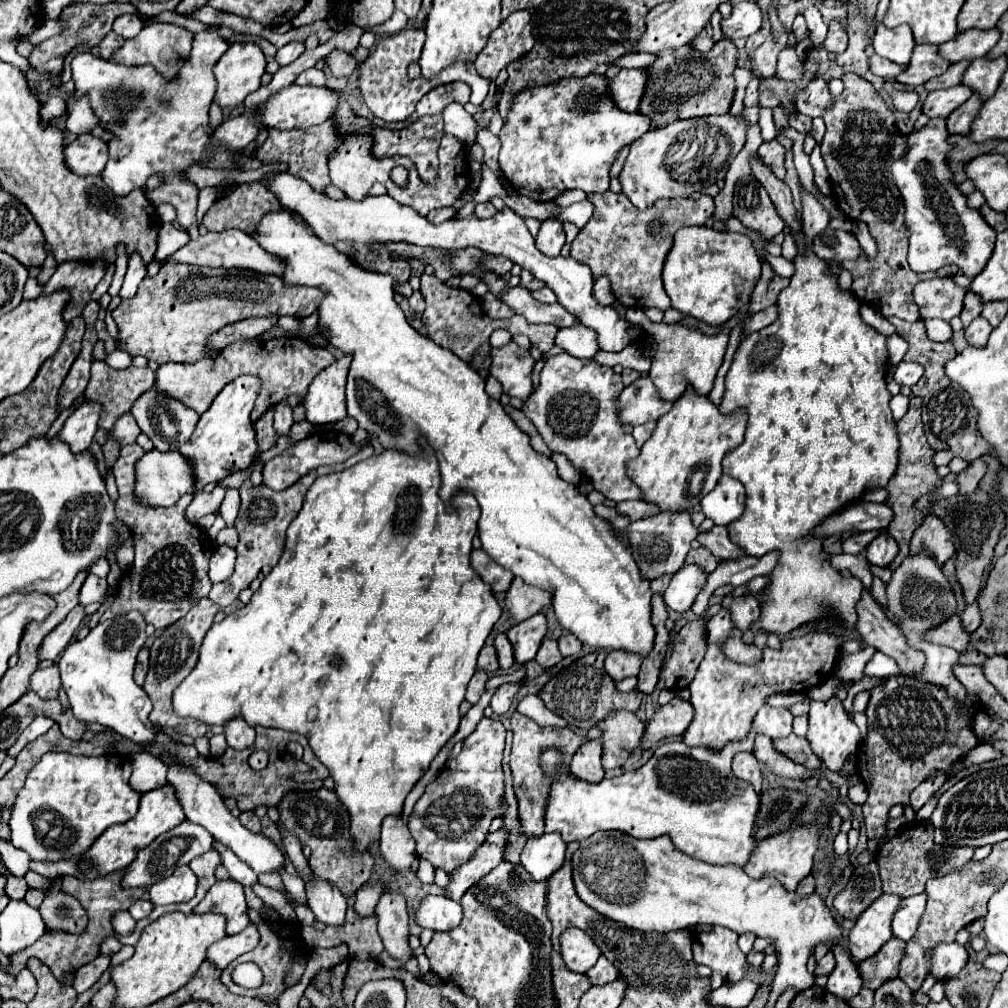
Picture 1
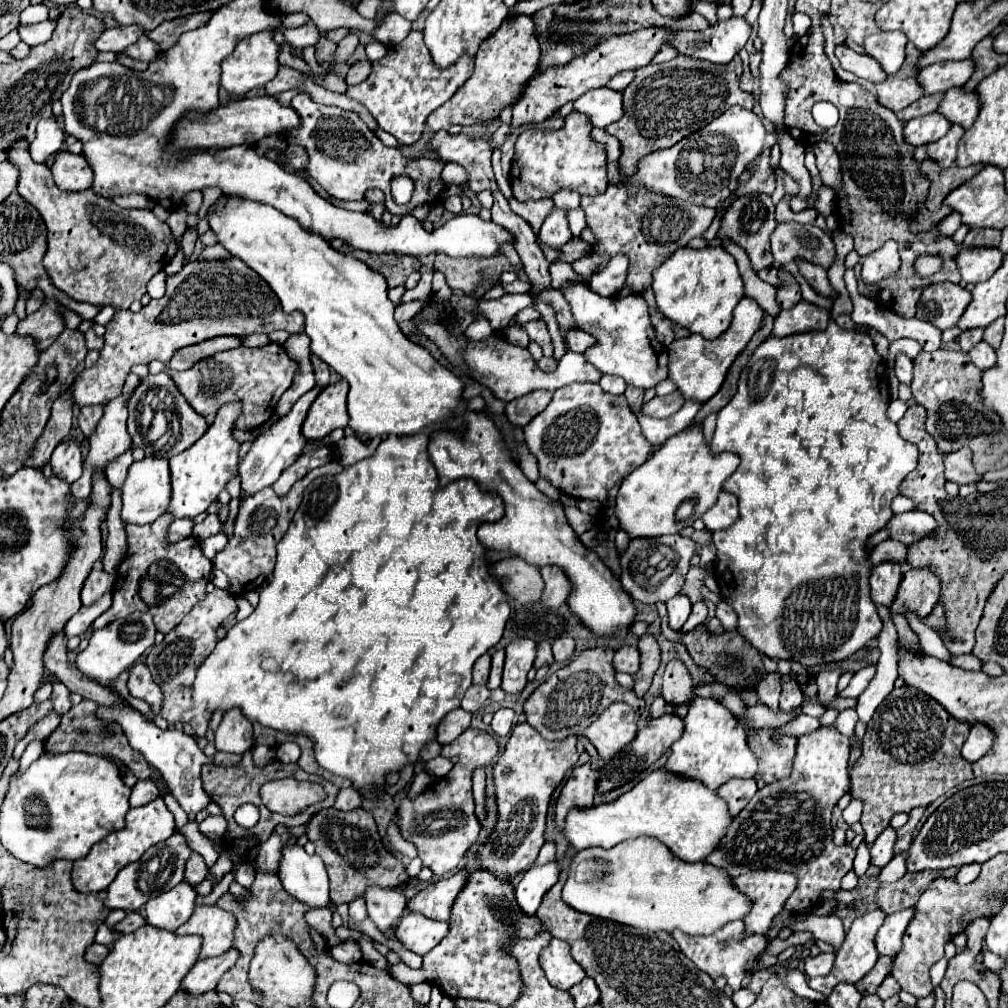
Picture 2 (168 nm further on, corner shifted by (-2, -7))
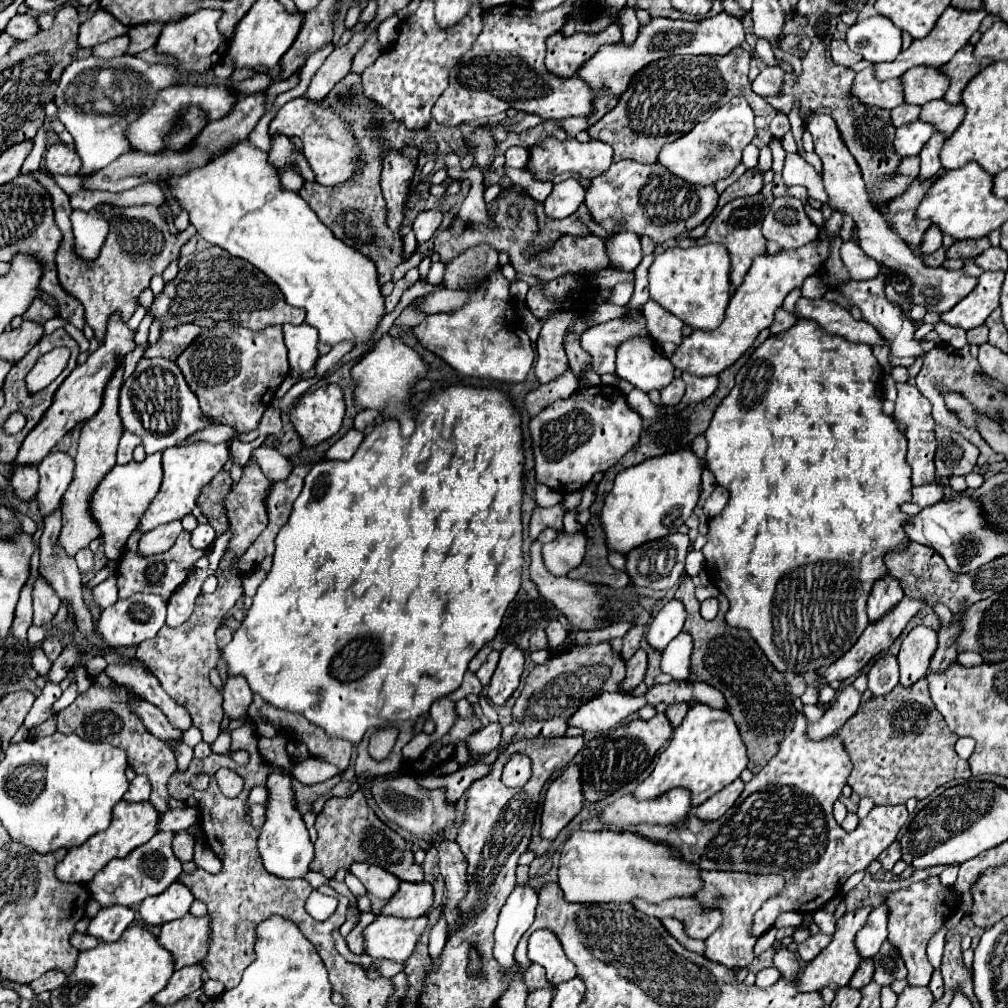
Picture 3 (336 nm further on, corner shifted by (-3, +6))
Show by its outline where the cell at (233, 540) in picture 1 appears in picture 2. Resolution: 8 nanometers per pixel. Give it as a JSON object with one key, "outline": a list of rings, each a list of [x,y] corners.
{"outline":[[[219,532],[219,534],[215,534],[215,536],[207,538],[207,540],[203,540],[203,542],[201,542],[203,556],[207,556],[209,560],[213,560],[215,554],[225,548],[225,544],[227,544],[227,536],[225,536],[223,532]]]}

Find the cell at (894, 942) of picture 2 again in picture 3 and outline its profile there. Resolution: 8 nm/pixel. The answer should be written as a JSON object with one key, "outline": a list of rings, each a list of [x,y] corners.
{"outline":[[[886,905],[876,907],[870,913],[864,929],[860,929],[860,935],[856,935],[856,947],[860,949],[860,955],[864,959],[874,957],[880,951],[880,945],[886,941],[886,937],[888,937],[888,915],[890,915],[890,909]]]}

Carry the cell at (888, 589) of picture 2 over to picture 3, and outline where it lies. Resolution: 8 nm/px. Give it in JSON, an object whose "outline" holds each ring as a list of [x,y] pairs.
{"outline":[[[886,573],[884,577],[880,577],[868,597],[868,617],[870,621],[880,619],[884,613],[888,613],[888,609],[892,609],[900,599],[904,597],[900,579],[896,579],[892,573]]]}

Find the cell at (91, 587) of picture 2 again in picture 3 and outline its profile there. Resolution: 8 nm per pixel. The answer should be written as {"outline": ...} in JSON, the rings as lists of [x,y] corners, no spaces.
{"outline":[[[82,549],[80,553],[76,553],[74,559],[76,559],[76,565],[78,565],[78,569],[80,569],[82,575],[88,573],[94,567],[94,555],[92,555],[90,549]]]}

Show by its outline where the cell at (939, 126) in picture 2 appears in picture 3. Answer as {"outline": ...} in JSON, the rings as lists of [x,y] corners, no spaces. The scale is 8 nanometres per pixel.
{"outline":[[[916,119],[908,125],[902,125],[896,129],[896,137],[894,137],[894,147],[896,153],[900,153],[900,157],[908,157],[908,155],[918,155],[920,149],[924,147],[924,143],[934,135],[934,125],[926,123],[922,119]]]}

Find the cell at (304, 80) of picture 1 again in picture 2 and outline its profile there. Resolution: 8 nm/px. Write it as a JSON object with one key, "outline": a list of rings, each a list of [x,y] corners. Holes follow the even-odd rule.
{"outline":[[[297,94],[291,102],[291,108],[299,114],[301,122],[297,128],[285,132],[287,144],[299,144],[307,150],[309,164],[307,174],[323,186],[323,190],[339,200],[361,200],[365,190],[379,188],[385,192],[385,206],[391,216],[405,214],[417,204],[439,202],[443,192],[441,170],[443,162],[437,160],[409,160],[397,148],[387,148],[363,122],[355,112],[345,112],[335,106],[323,106],[309,98],[309,94]],[[395,176],[407,176],[415,182],[413,198],[405,206],[397,206],[391,198],[391,180]]]}

